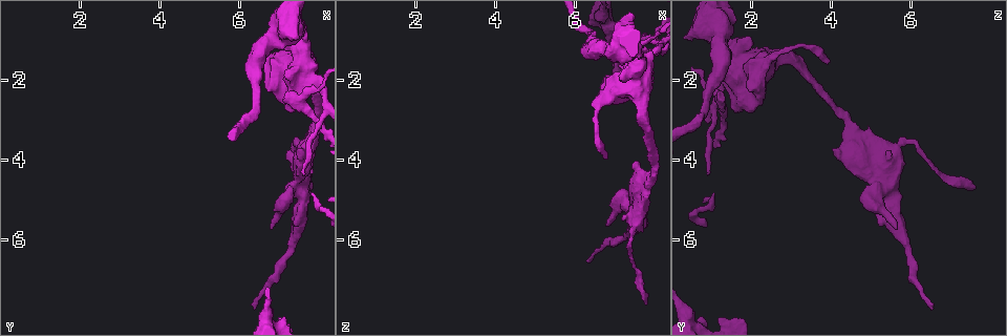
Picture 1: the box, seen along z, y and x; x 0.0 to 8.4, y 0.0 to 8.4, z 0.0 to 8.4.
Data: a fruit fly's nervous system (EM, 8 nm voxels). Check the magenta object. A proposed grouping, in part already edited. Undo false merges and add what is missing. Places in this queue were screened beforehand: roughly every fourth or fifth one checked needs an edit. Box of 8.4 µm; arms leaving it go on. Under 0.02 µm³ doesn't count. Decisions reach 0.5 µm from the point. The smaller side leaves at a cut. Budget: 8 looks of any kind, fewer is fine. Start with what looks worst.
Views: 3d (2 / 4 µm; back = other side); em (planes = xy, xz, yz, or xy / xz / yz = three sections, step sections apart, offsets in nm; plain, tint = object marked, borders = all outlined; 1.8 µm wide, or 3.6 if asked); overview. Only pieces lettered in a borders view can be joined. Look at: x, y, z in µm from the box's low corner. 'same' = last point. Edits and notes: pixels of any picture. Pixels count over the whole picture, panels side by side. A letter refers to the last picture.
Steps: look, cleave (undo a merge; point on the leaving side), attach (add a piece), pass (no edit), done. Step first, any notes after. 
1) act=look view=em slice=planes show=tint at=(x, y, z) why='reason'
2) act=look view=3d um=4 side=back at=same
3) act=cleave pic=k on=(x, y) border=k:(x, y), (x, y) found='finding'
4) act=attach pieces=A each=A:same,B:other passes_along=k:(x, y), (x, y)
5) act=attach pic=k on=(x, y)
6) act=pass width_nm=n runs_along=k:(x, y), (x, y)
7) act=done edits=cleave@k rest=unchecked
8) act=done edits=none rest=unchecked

act=look view=em slice=planes show=tint at=(7.70, 2.75, 1.35)

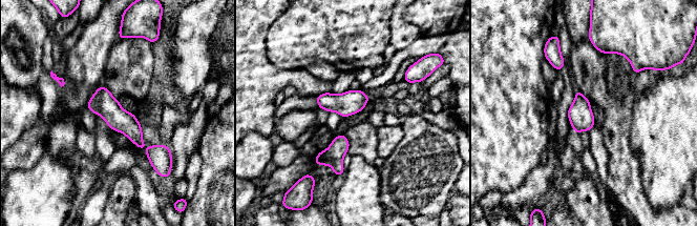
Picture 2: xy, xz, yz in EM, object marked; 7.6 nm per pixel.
act=look view=em slice=planes show=borders at=same why='what lies round it'

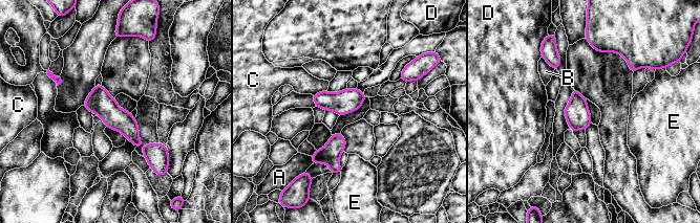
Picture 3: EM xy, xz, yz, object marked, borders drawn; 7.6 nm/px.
act=pass each=A:other,B:other,C:other,D:other,E:other border=3:(326, 90), (321, 90), (313, 95) found='continuous, no second neuron'

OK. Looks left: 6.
act=look view=em slice=xz step=8 show=borders at=(7.80, 4.70, 7.60) why='long arm stops here'

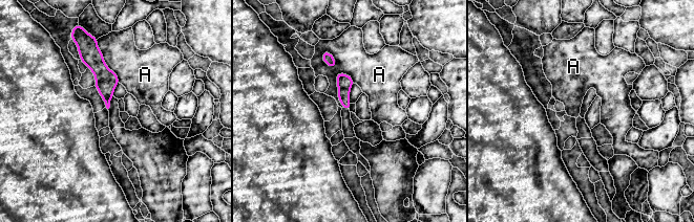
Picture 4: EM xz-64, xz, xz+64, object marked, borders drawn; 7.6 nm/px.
act=pass longest_contact=A:280nm each=A:other border=4:(337, 72), (338, 100), (342, 107) found='no lettered piece goes on from it'

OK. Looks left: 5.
act=look view=3d um=4 at=(7.85, 3.40, 4.50) why='two arms in line, one across'

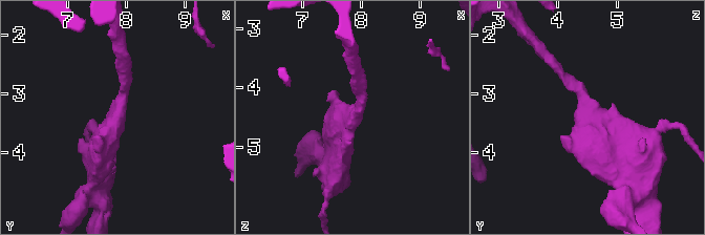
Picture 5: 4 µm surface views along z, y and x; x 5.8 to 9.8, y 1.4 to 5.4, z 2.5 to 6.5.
act=look view=em um=3.6 slice=planes show=borders at=(7.85, 3.35, 4.45)

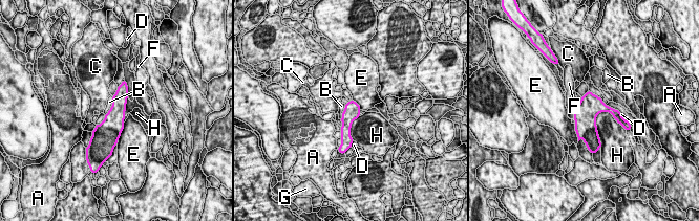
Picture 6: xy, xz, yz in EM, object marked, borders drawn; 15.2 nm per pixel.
act=pass width_nm=260 each=A:other,B:other,C:other,D:other,E:other,F:other,G:other,H:other found='continuous, no second neuron'

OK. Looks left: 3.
act=done edits=none rest=unchecked

